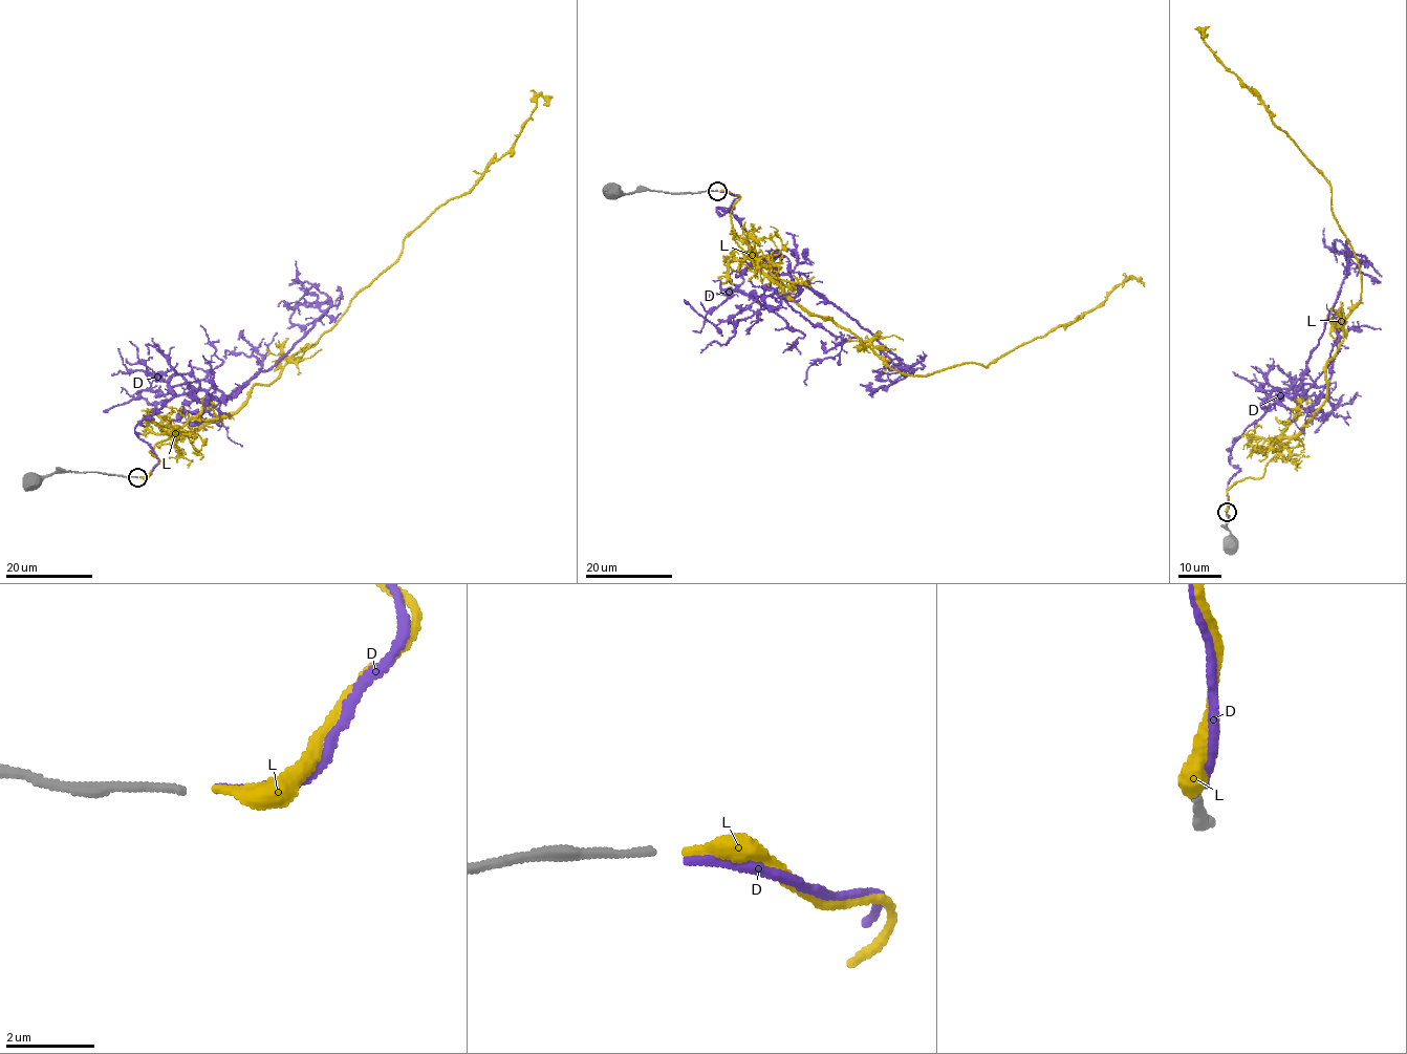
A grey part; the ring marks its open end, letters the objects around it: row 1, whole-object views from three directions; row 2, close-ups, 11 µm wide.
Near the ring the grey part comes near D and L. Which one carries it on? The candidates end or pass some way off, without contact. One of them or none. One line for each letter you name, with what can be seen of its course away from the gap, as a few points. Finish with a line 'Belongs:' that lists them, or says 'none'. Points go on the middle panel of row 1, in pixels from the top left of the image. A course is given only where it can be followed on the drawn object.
L: course (719, 191), (739, 196), (734, 240), (785, 294), (916, 375), (987, 367), (1095, 307), (1127, 278), (1144, 286)
Belongs: L

